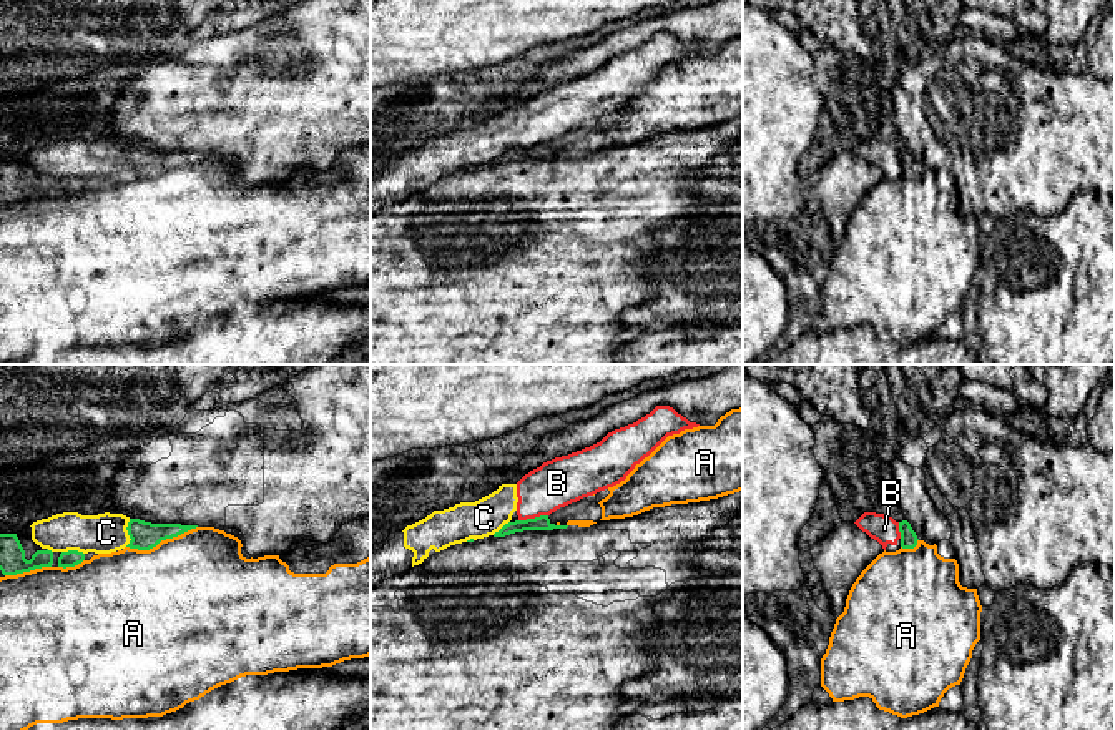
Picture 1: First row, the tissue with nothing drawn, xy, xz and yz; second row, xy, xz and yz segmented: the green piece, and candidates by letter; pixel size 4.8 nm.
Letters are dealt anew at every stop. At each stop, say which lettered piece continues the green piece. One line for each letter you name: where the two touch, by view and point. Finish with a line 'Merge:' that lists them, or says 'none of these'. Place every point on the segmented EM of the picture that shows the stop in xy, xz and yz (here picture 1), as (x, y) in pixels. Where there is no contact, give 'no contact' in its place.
Merge: none of these

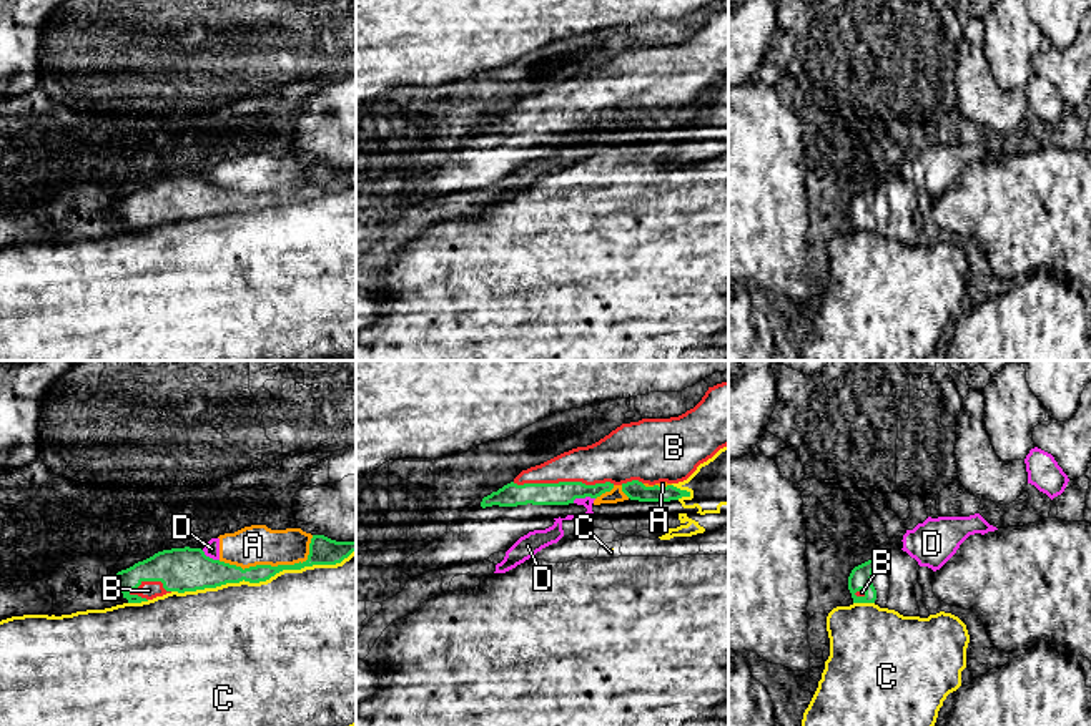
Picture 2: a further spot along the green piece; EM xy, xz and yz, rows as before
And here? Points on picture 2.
B: contact xz (564, 482)
Merge: B

